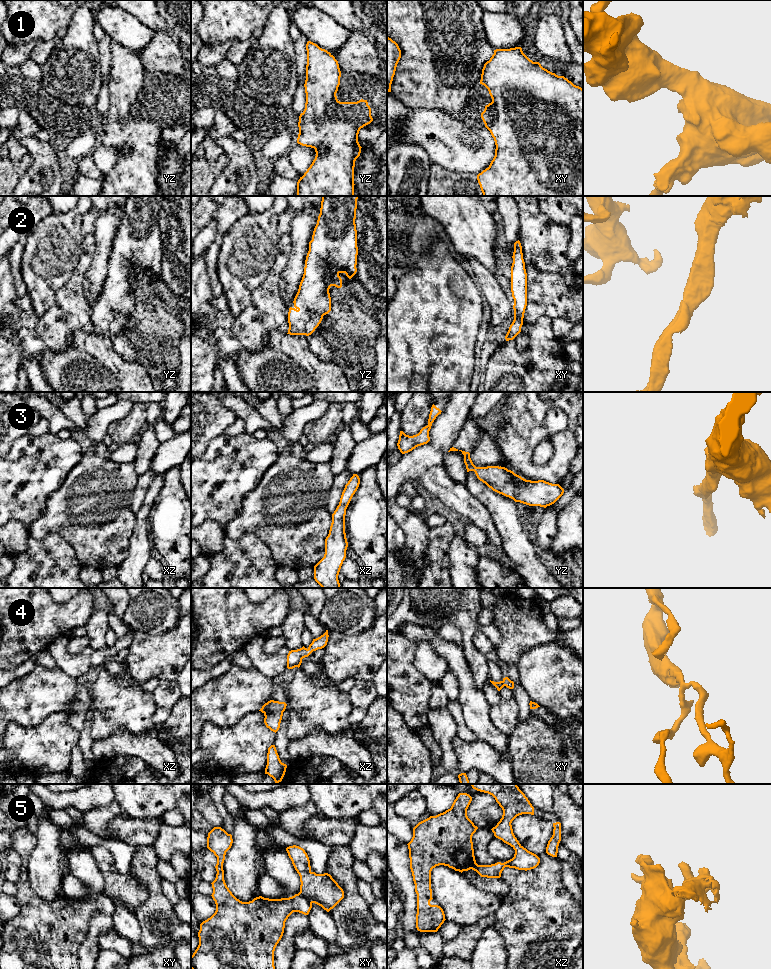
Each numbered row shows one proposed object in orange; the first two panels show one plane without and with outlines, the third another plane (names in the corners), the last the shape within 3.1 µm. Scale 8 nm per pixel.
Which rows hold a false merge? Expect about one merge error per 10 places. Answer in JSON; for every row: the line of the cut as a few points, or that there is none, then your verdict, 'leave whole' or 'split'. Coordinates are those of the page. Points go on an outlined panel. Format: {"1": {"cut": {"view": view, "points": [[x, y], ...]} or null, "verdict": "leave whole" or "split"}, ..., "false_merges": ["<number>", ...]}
{"1": {"cut": null, "verdict": "leave whole"}, "2": {"cut": null, "verdict": "leave whole"}, "3": {"cut": null, "verdict": "leave whole"}, "4": {"cut": null, "verdict": "leave whole"}, "5": {"cut": {"view": "xy", "points": [[299, 892], [312, 902]]}, "verdict": "split"}, "false_merges": ["5"]}

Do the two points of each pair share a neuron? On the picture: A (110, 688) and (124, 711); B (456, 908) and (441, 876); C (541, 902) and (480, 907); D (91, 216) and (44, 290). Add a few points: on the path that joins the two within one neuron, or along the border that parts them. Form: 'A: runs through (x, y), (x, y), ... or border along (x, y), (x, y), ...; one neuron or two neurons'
A: runs through (110, 694), (118, 705); one neuron
B: runs through (456, 900), (455, 894), (447, 884); one neuron
C: border along (502, 897), (501, 903), (494, 913); two neurons
D: border along (88, 211), (82, 216), (80, 257); two neurons

